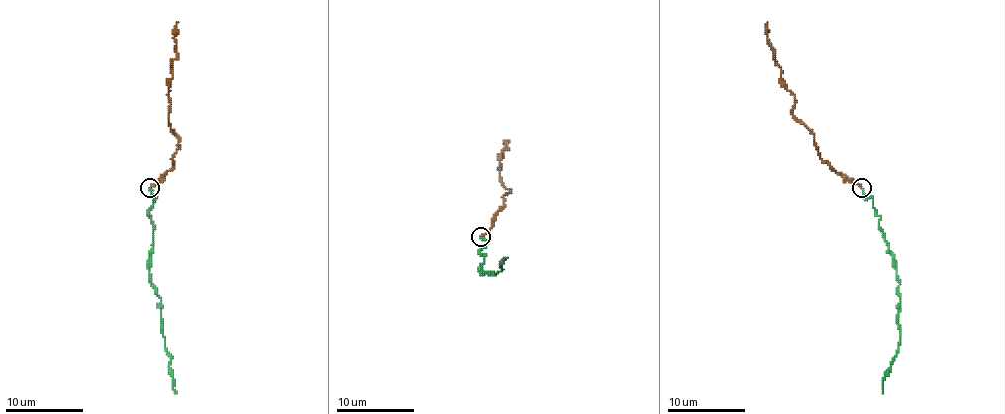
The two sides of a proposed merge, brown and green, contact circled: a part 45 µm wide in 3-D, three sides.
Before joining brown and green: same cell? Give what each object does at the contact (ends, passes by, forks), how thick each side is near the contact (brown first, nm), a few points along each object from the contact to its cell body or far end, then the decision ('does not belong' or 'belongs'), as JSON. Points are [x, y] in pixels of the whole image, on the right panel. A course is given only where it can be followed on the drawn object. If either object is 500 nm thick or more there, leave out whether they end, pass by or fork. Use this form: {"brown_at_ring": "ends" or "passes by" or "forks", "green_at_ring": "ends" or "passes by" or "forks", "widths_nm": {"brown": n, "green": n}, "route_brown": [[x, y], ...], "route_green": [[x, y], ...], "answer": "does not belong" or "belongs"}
{"brown_at_ring": "ends", "green_at_ring": "ends", "widths_nm": {"brown": 170, "green": 170}, "route_brown": [[861, 188], [822, 159], [814, 135], [792, 114], [794, 96], [773, 57], [767, 22]], "route_green": [[863, 188], [878, 215], [878, 229], [892, 254], [900, 284], [900, 344], [882, 381], [882, 393]], "answer": "belongs"}

